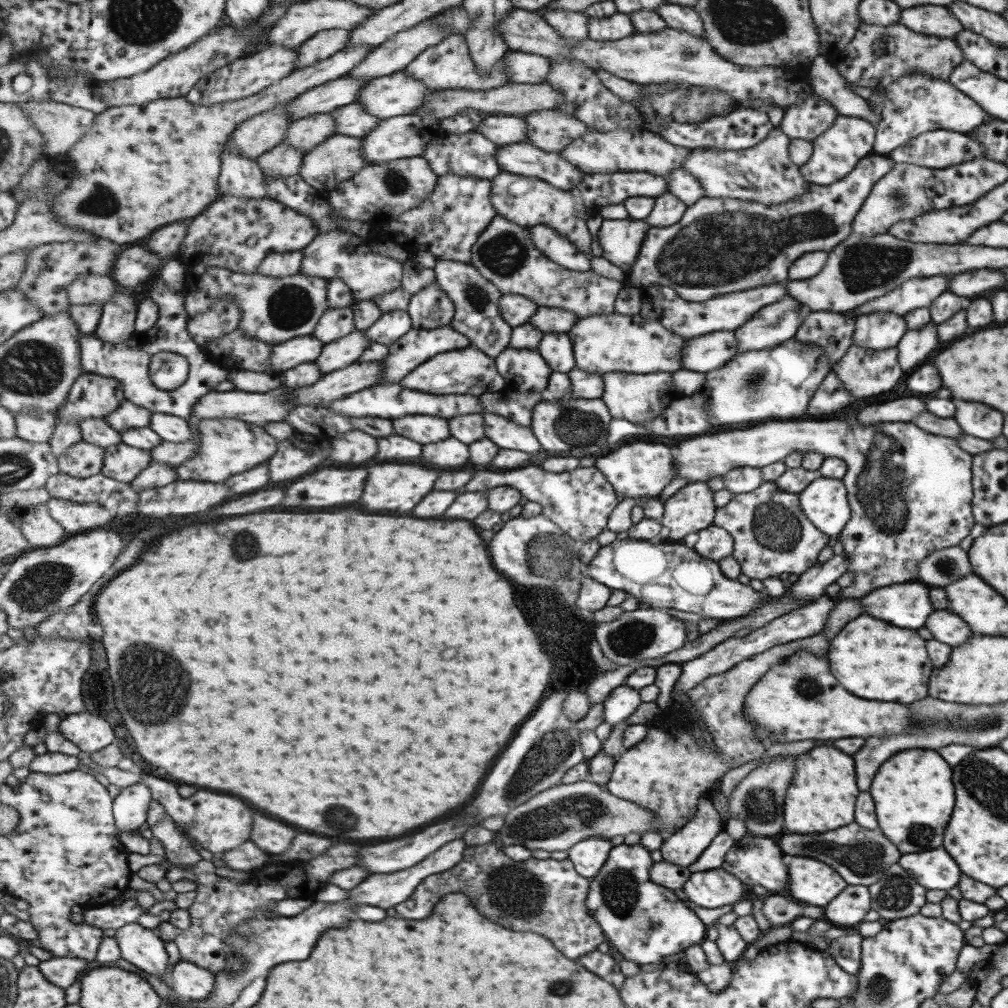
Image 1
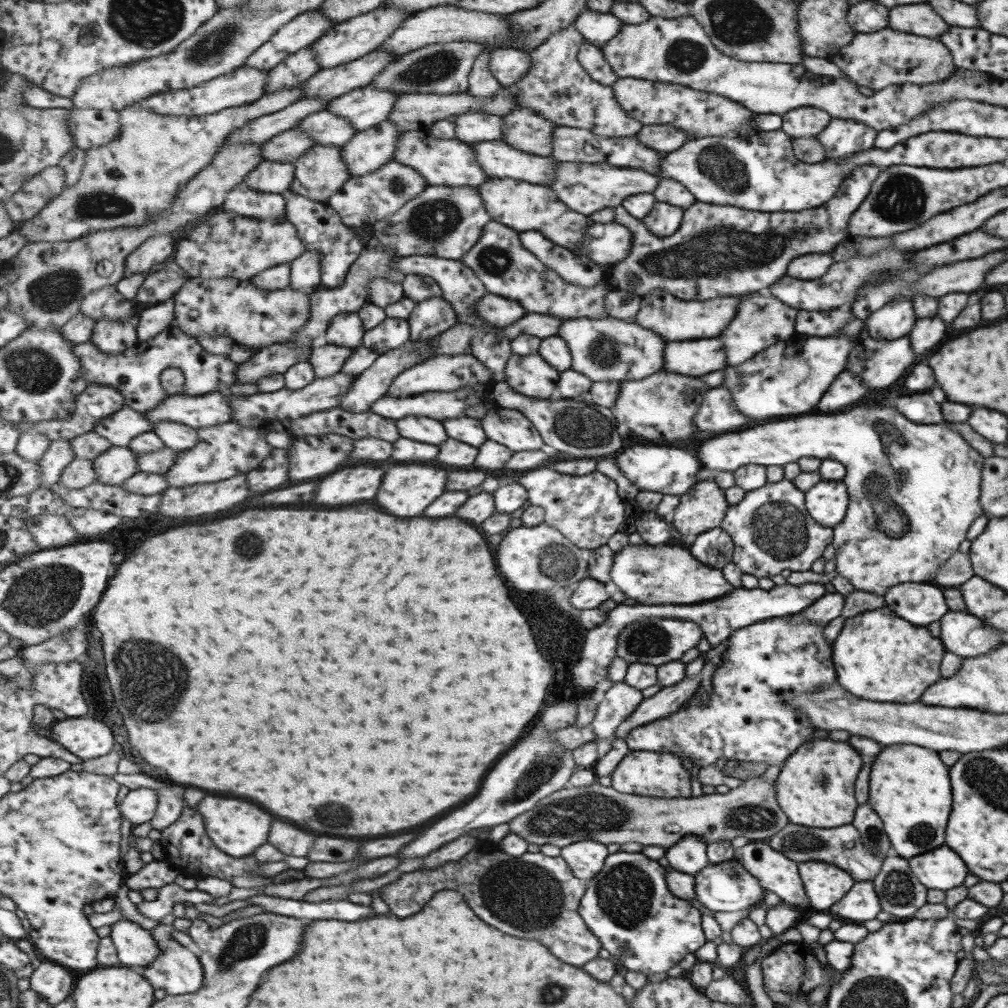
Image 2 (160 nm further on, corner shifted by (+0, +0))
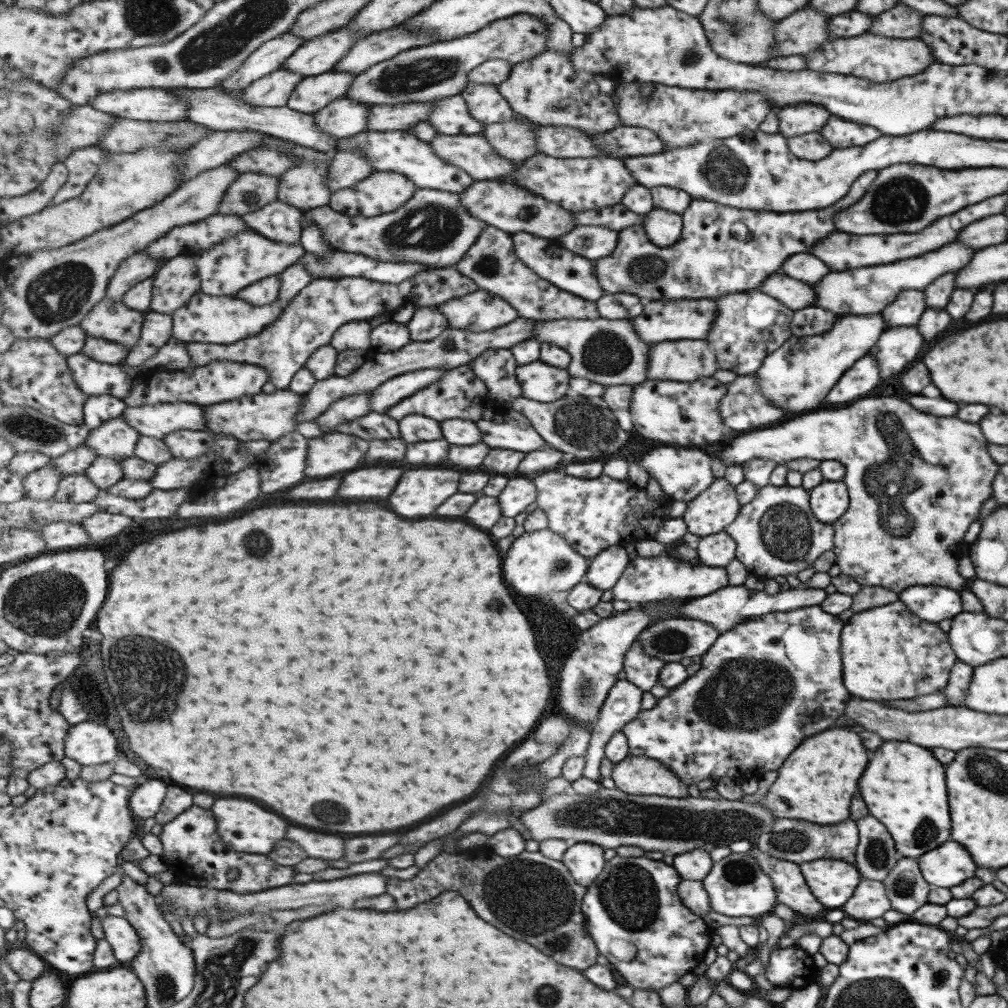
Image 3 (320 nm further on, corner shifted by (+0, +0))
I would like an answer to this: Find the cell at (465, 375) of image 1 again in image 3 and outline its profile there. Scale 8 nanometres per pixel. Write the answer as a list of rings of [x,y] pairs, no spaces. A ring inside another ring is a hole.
[[[417,370],[417,372],[401,374],[397,378],[385,382],[385,386],[381,386],[381,390],[373,392],[371,410],[373,412],[387,412],[389,408],[399,404],[401,400],[431,386],[441,376],[443,376],[443,370]]]

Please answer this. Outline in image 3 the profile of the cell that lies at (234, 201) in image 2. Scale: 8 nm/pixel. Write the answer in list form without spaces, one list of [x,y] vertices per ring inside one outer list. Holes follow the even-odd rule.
[[[282,200],[269,203],[261,210],[255,210],[242,217],[251,229],[267,238],[287,244],[301,244],[304,211]]]

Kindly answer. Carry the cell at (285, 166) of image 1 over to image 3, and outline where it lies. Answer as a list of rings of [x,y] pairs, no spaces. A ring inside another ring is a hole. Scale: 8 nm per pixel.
[[[253,171],[240,174],[239,178],[228,186],[219,213],[242,217],[277,201],[279,192],[279,176]]]

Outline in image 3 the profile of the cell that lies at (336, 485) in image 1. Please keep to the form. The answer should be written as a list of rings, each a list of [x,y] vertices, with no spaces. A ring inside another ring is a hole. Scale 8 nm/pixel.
[[[365,468],[343,478],[339,498],[389,498],[403,476],[403,468]]]

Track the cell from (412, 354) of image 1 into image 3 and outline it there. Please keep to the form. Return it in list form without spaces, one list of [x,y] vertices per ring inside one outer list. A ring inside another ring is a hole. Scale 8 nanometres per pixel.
[[[355,394],[355,396],[347,396],[339,402],[335,402],[327,412],[324,412],[316,419],[325,430],[335,430],[341,424],[347,424],[359,416],[365,416],[371,412],[371,394]]]

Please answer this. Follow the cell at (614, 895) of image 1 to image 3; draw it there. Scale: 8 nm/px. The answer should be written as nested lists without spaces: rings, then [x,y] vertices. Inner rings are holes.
[[[616,855],[607,861],[604,872],[596,878],[588,893],[584,896],[582,906],[589,934],[595,939],[598,950],[605,952],[603,956],[609,958],[609,962],[617,968],[627,984],[634,990],[646,988],[647,990],[661,990],[669,984],[679,982],[685,974],[692,973],[703,960],[703,952],[709,948],[712,942],[711,932],[703,924],[701,916],[696,911],[685,906],[684,899],[680,895],[681,884],[680,871],[675,866],[665,864],[663,861],[652,860],[644,855],[640,857],[623,857]],[[613,938],[623,938],[627,942],[633,942],[639,950],[639,968],[621,968],[621,960],[617,960],[611,954],[611,942]]]

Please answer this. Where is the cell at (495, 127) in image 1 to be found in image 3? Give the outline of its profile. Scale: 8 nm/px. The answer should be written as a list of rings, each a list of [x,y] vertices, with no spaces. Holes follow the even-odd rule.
[[[462,94],[432,101],[429,123],[443,135],[459,136],[461,134],[483,135],[485,127],[475,120],[469,110],[468,102]]]

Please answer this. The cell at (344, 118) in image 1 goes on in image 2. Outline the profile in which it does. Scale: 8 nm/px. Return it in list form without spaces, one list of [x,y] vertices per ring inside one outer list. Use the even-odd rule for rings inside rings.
[[[329,111],[310,114],[298,124],[299,131],[305,131],[317,145],[343,146],[357,136],[357,129],[348,118],[341,118]]]

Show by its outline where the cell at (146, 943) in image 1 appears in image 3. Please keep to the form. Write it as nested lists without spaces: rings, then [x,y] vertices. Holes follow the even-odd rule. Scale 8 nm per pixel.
[[[107,915],[101,918],[104,938],[111,943],[116,958],[122,962],[135,961],[143,946],[135,926],[126,916]]]

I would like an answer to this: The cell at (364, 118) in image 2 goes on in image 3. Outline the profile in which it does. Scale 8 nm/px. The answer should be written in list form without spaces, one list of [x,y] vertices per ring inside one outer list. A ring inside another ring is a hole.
[[[343,97],[316,112],[317,127],[337,139],[351,138],[369,131],[373,103]]]

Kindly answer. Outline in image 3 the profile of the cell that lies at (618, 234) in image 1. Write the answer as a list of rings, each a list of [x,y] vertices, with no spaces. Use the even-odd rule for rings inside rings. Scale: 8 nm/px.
[[[579,226],[577,230],[565,234],[561,244],[589,260],[600,260],[612,255],[619,245],[620,234],[603,226]]]

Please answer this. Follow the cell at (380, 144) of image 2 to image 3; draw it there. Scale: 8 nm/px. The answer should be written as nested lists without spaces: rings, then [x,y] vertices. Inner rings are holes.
[[[339,150],[328,168],[328,185],[332,192],[354,187],[374,173],[372,164],[356,150]]]

